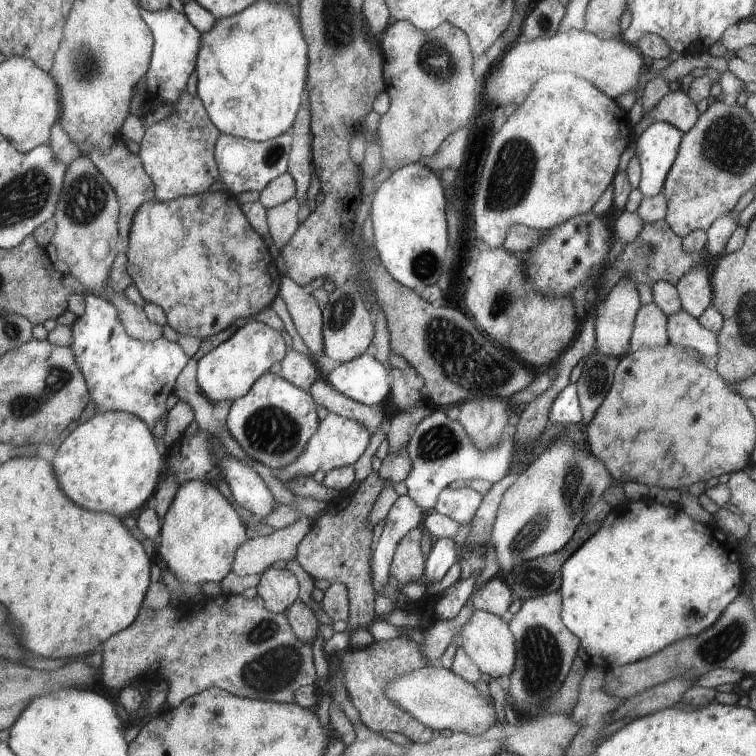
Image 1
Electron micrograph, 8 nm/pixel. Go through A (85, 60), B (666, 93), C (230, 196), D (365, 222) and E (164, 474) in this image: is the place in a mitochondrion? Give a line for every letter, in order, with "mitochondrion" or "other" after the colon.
A: mitochondrion
B: other
C: other
D: other
E: other

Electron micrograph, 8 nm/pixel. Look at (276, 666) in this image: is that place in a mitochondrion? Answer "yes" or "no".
yes

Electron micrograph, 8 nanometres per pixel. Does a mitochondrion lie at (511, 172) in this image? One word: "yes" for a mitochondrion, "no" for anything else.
yes

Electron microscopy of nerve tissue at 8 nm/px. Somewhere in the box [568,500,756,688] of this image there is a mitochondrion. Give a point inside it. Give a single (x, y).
(716, 650)

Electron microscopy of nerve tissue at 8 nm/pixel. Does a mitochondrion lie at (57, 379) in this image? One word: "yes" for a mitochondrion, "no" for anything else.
yes

